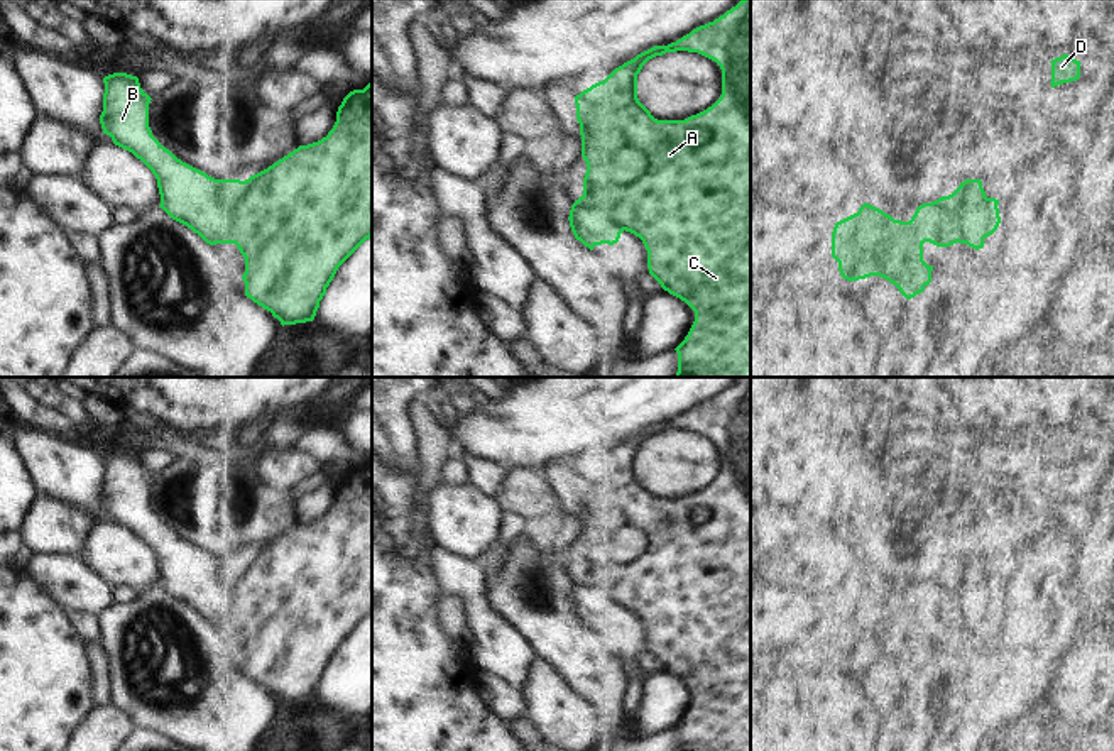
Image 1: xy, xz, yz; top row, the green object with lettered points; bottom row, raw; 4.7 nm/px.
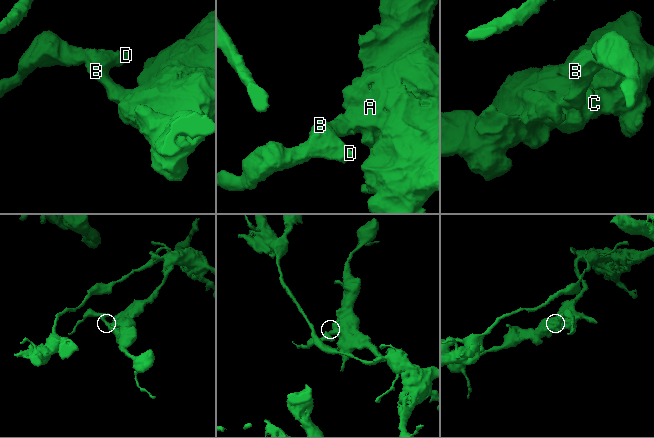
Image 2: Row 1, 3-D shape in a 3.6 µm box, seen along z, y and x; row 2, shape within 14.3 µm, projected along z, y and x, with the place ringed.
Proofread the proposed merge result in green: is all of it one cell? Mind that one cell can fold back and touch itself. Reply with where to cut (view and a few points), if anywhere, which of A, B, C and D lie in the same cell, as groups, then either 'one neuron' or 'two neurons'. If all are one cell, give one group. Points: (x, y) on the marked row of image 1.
cut xy (244, 181), (237, 229), (232, 234), (225, 227), (222, 242); groups A C / B D; two neurons

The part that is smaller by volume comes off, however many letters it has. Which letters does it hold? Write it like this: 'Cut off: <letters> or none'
Cut off: B, D

